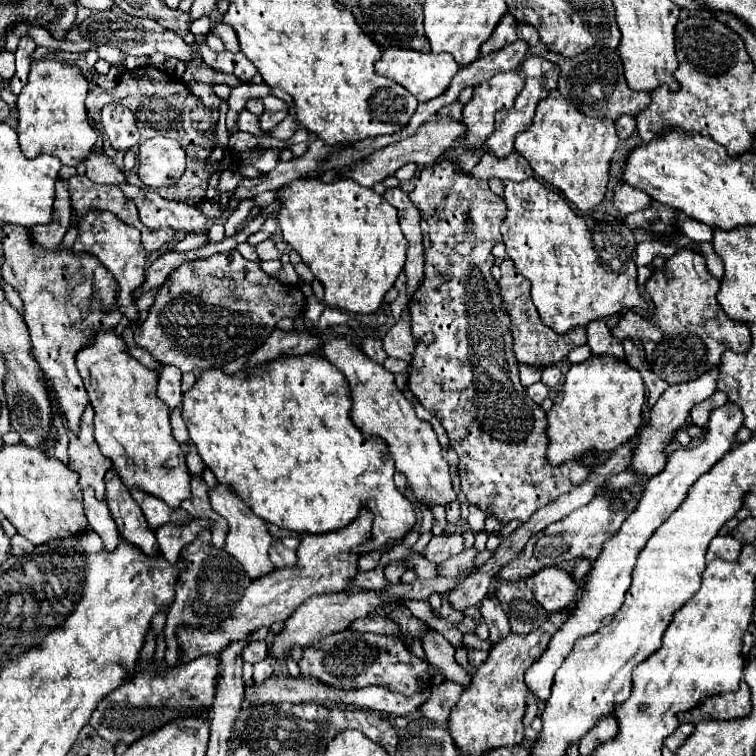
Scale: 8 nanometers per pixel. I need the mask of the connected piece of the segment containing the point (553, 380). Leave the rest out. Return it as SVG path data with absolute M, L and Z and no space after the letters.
M545 367L541 381L543 381L545 385L549 385L549 387L559 385L559 383L561 383L561 371L559 371L559 367Z

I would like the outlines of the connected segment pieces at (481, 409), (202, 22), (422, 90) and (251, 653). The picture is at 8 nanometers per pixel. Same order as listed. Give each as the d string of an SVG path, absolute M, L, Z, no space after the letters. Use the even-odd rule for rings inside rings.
M441 159L421 171L409 199L429 223L431 247L425 249L425 277L409 301L411 333L417 345L409 367L407 387L447 431L449 447L455 449L461 461L459 477L467 501L479 505L487 515L499 517L501 523L509 523L513 519L527 521L539 507L583 483L589 475L589 467L581 463L549 467L545 459L545 411L527 395L519 381L509 327L511 319L503 307L497 281L491 277L491 267L495 263L491 249L501 241L499 227L507 213L505 201L489 189L487 181L477 181L471 175L459 175L455 163L447 159ZM429 331L435 335L435 341L431 345L419 343L419 339Z
M201 17L201 19L197 19L197 21L191 23L191 33L193 35L207 35L209 31L211 31L209 17Z
M387 47L387 49L383 49L383 55L377 61L375 69L377 69L377 75L383 75L383 77L403 85L419 103L425 103L425 101L431 101L445 93L453 75L459 71L459 65L451 55L433 55L433 53L419 53L419 51Z
M249 641L243 649L243 661L251 664L260 662L269 655L267 643L265 641Z

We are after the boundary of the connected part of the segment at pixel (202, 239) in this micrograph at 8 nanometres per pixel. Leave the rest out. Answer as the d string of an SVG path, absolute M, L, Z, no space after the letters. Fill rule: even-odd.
M207 229L199 231L199 233L185 235L183 241L179 241L179 243L173 245L173 251L193 251L193 249L205 245L205 243L207 243Z

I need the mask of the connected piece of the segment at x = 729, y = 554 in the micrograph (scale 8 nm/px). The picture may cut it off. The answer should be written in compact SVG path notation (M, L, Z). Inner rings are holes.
M719 535L719 537L713 539L713 543L709 545L707 561L719 559L719 557L725 559L725 561L737 561L741 549L743 549L743 543L737 541L735 537L731 537L731 535Z

